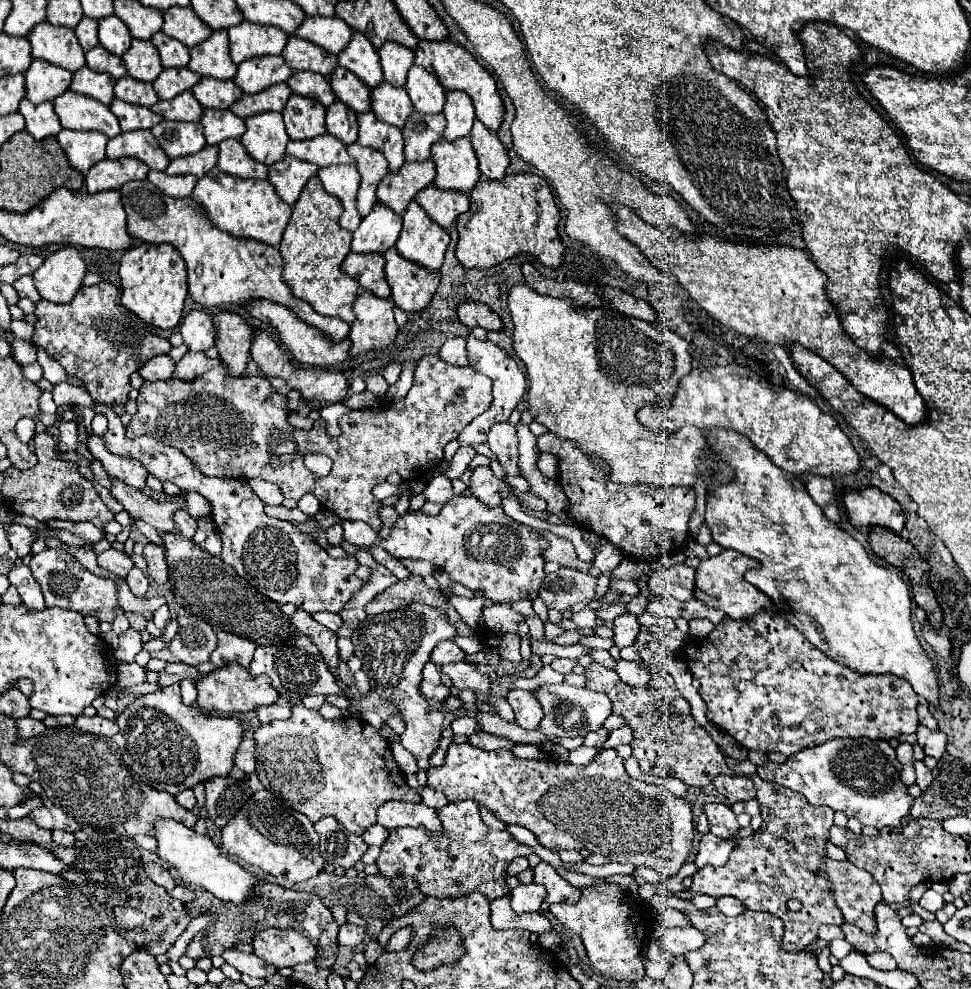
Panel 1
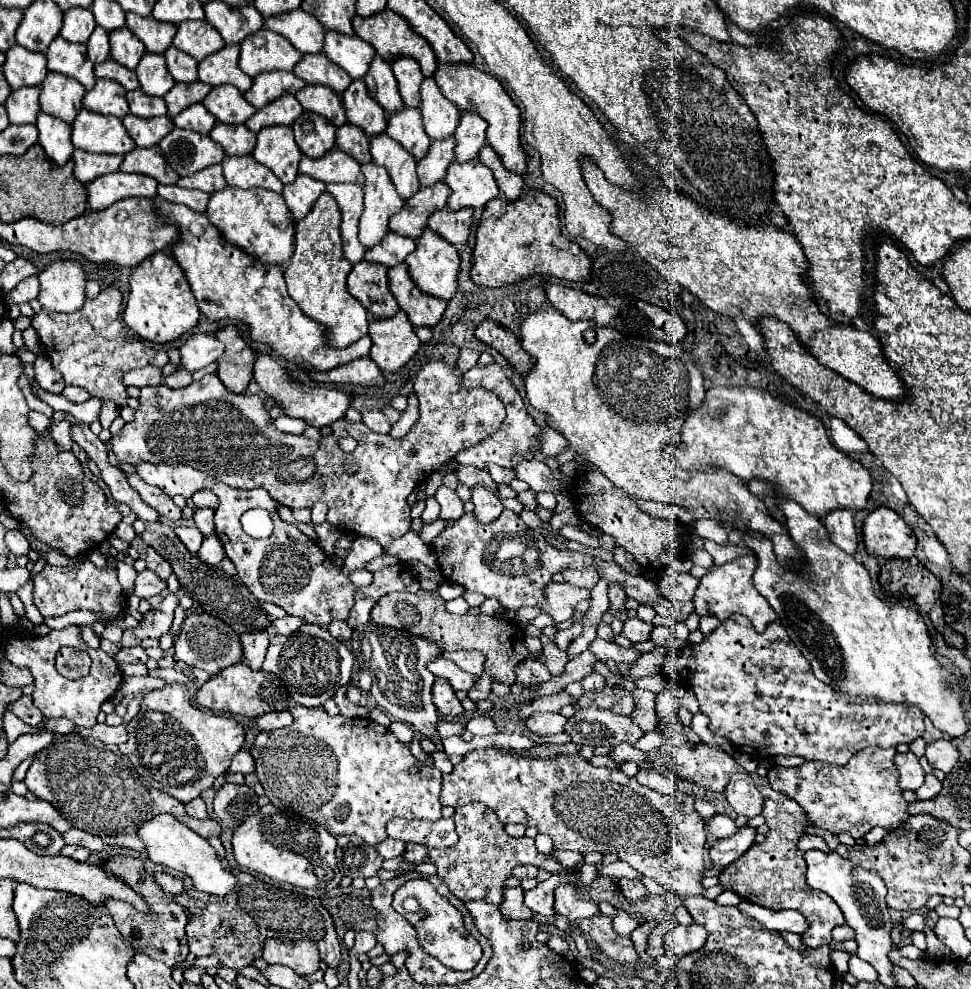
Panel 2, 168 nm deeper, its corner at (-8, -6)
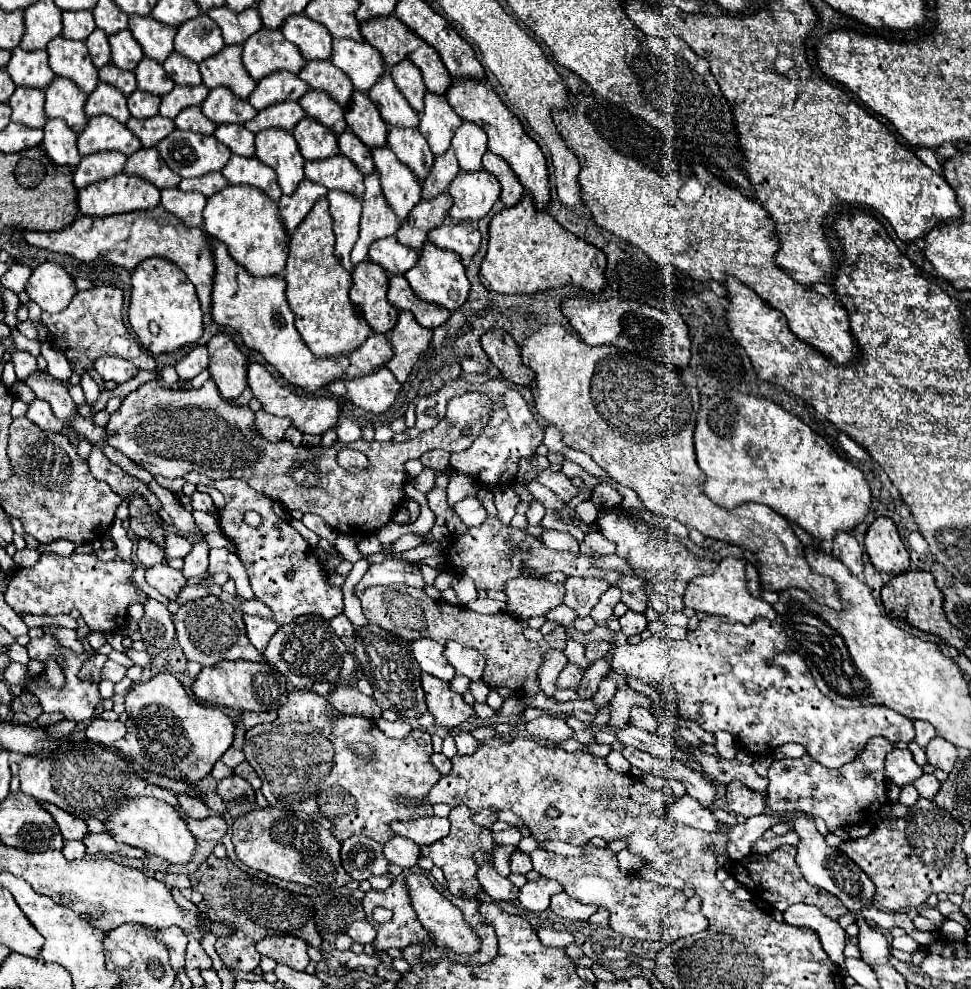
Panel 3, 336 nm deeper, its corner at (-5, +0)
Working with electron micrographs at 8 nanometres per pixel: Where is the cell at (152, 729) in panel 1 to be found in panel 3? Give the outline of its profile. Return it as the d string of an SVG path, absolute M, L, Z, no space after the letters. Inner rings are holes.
M169 672L157 674L147 682L135 684L125 696L125 708L127 708L127 714L129 714L129 718L125 722L127 734L121 740L115 742L115 748L129 762L137 762L137 766L141 766L143 770L149 770L151 774L165 774L167 778L185 778L185 782L189 780L191 784L195 784L211 772L213 764L233 744L235 726L233 726L231 718L215 706L199 704L193 698L189 698L185 688L181 686L181 682Z

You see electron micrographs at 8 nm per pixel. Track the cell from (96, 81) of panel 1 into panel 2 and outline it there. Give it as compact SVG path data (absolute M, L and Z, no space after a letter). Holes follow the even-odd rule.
M98 80L96 86L90 92L86 92L82 102L86 110L98 112L104 116L124 118L128 114L126 92L114 80Z

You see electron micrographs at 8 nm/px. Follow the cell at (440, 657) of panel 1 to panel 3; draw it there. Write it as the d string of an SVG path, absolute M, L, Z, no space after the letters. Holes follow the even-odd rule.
M447 642L443 654L445 654L447 662L455 668L457 674L467 676L469 680L481 680L481 674L485 668L485 658L477 650L461 646L457 642Z

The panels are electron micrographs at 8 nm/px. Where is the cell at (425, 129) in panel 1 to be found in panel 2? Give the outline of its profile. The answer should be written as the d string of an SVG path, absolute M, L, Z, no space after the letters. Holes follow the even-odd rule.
M452 136L448 140L432 142L428 156L418 164L418 178L422 186L432 186L446 178L446 170L454 162L454 146L456 140Z

